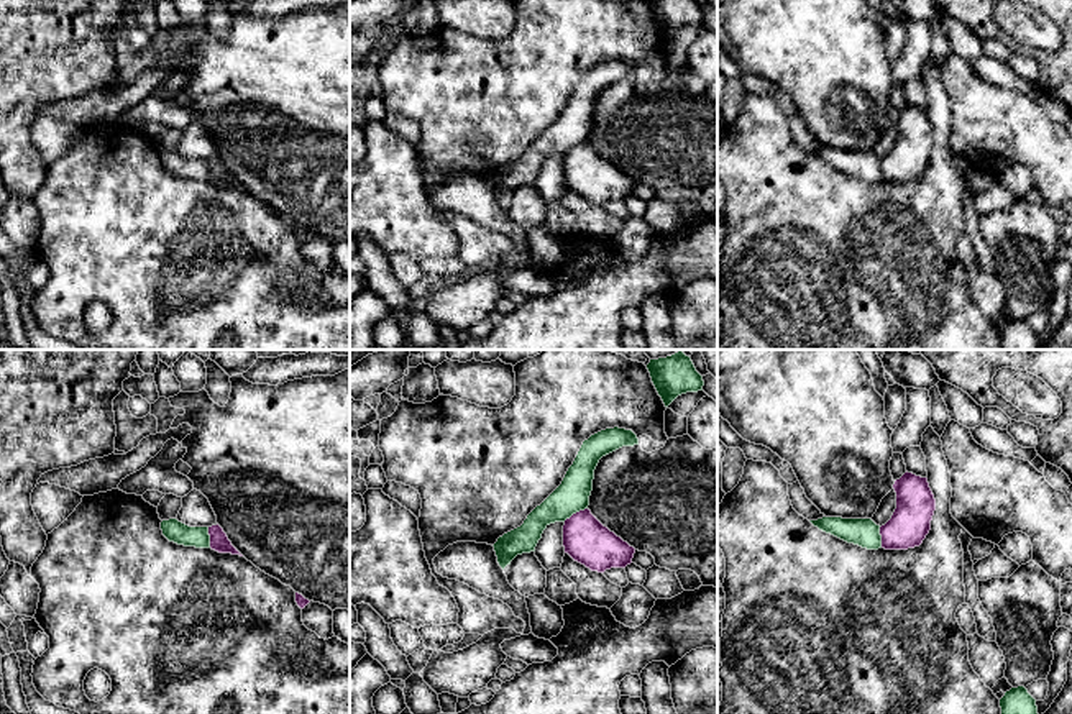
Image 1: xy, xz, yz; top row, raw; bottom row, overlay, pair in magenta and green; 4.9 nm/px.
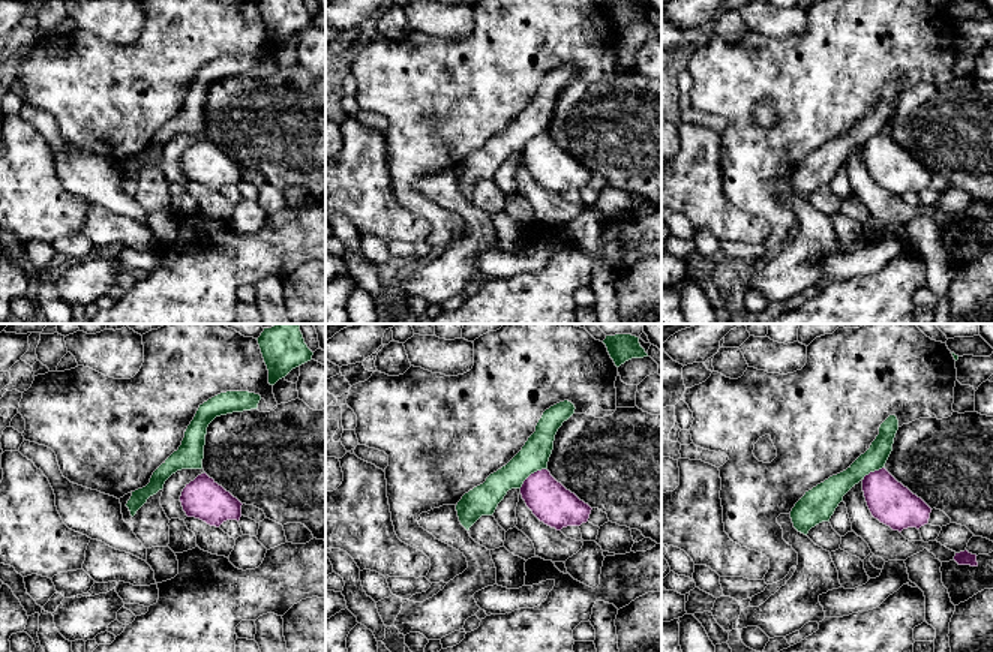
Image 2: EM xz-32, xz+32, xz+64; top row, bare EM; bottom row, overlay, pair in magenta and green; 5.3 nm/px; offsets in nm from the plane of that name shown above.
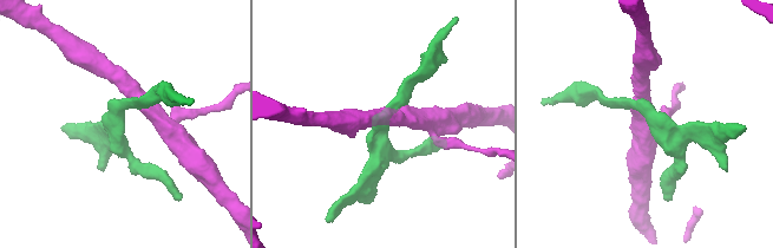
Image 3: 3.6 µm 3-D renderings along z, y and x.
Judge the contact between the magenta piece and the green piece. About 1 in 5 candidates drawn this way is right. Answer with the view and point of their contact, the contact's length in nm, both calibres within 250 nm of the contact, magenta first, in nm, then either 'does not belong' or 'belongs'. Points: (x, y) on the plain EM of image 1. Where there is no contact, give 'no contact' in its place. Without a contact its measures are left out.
contact xz (577, 145); length 140 nm; calibres 220 and 160 nm; does not belong

